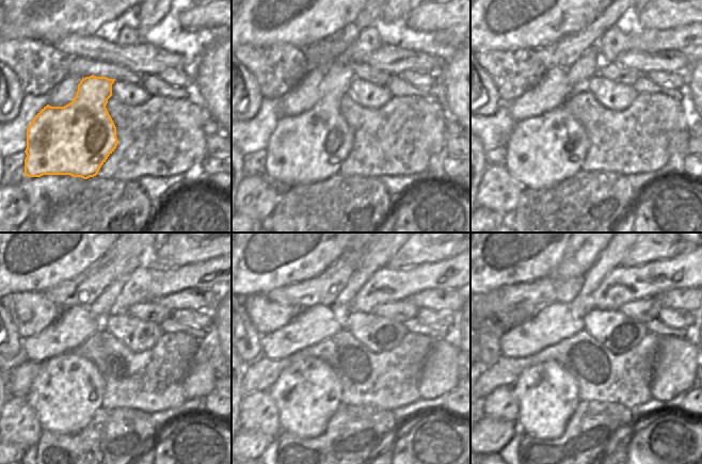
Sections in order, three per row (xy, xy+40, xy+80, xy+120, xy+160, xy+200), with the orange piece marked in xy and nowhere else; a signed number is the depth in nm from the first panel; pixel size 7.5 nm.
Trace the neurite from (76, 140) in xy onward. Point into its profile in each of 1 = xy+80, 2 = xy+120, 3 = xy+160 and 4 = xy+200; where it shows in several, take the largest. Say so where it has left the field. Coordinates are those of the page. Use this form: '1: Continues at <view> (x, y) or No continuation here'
1: Continues at xy+80 (544, 150)
2: Continues at xy+120 (67, 390)
3: Continues at xy+160 (307, 393)
4: Continues at xy+200 (547, 395).

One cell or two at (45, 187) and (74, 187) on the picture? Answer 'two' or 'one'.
one

